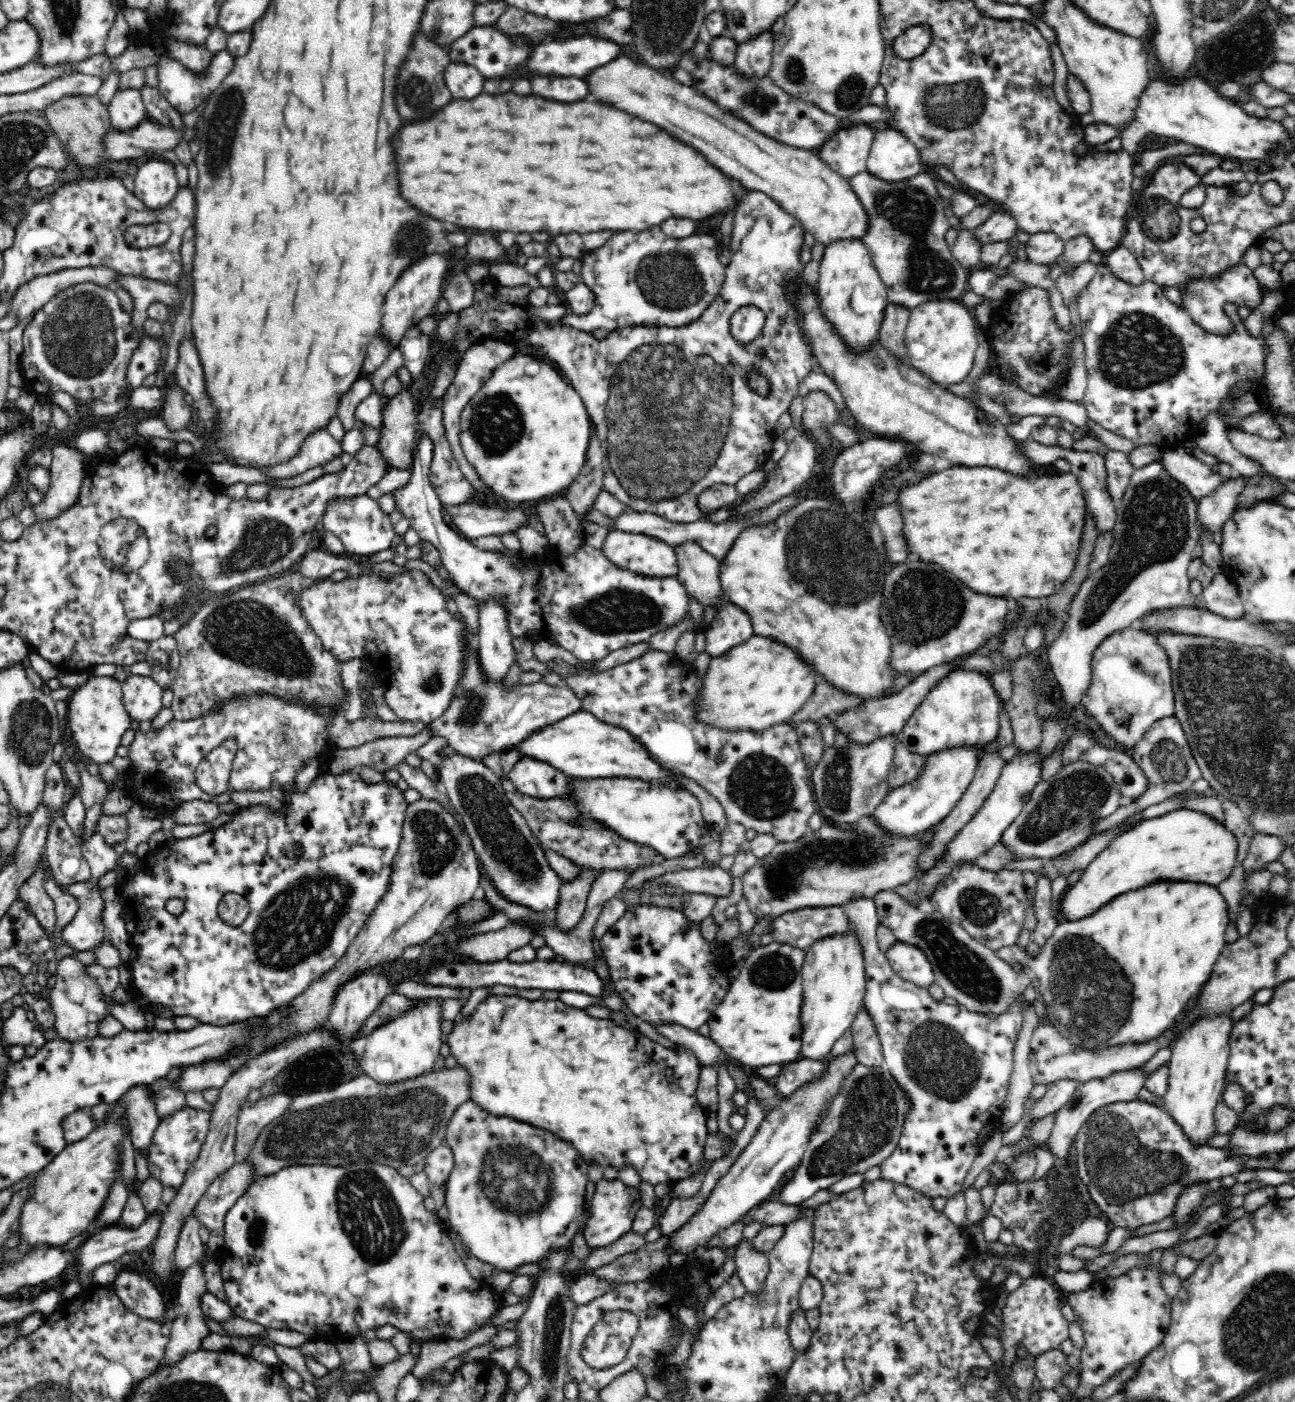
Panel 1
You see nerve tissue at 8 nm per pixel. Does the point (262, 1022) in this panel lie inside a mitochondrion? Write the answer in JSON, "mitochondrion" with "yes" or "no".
{"mitochondrion":"no"}

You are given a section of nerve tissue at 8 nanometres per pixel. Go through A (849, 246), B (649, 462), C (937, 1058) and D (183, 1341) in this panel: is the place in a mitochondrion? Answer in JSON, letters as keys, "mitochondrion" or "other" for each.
{"A":"other","B":"mitochondrion","C":"mitochondrion","D":"other"}

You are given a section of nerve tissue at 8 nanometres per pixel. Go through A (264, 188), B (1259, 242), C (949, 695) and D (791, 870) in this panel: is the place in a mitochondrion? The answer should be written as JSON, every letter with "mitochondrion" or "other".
{"A":"other","B":"other","C":"other","D":"mitochondrion"}

